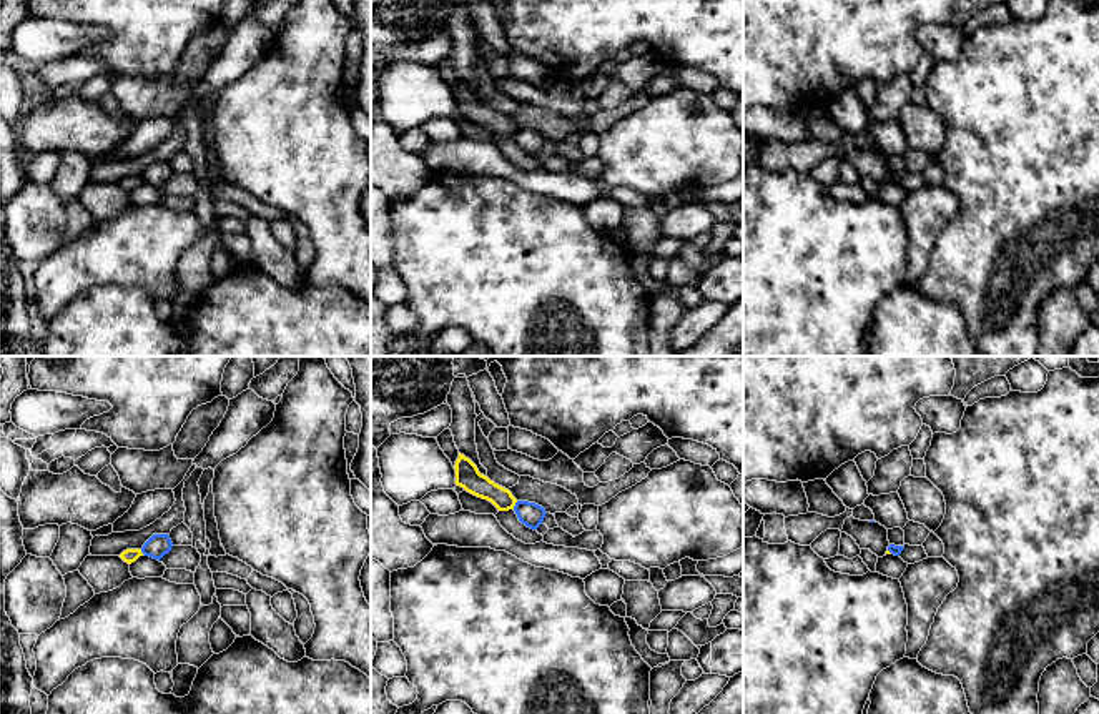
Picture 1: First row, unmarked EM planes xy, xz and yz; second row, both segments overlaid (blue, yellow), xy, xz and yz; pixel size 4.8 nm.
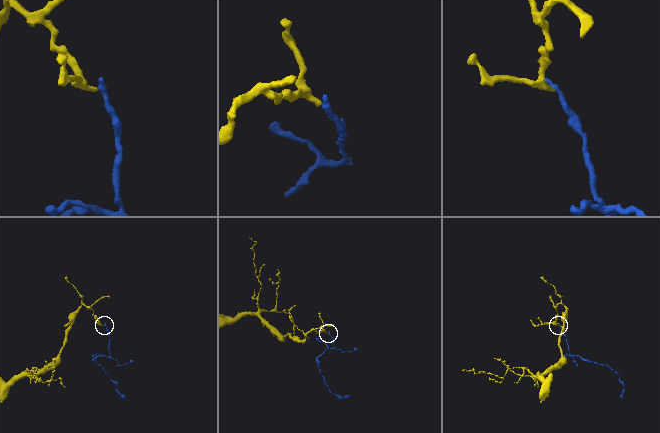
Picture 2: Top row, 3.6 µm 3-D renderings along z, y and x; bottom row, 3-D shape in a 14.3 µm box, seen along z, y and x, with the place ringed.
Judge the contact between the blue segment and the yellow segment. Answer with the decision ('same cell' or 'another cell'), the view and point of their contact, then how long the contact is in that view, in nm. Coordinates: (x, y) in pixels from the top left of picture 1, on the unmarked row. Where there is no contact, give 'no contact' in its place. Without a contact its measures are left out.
another cell | xz (516, 132) | 50 nm

